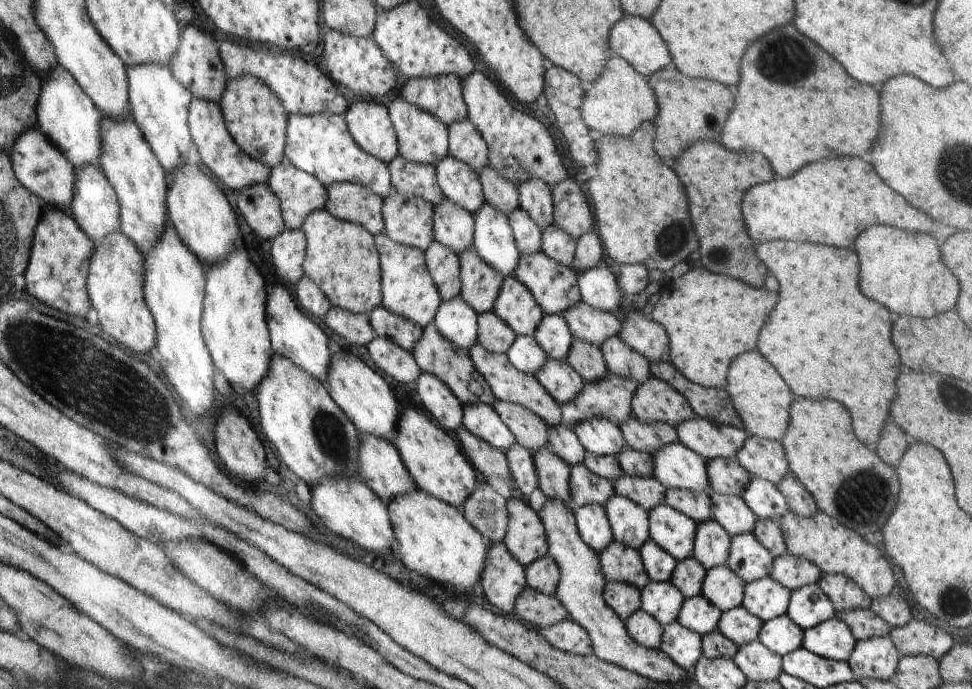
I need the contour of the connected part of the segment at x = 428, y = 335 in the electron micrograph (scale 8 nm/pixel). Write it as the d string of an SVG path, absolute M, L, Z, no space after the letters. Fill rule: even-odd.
M432 322L423 326L422 336L419 342L415 344L411 352L415 358L416 364L421 368L421 372L429 372L437 376L446 386L456 395L456 398L464 405L476 403L494 404L495 396L488 384L483 383L484 390L480 396L474 394L468 388L470 380L481 380L472 359L469 357L469 352L465 348L457 347L454 343L450 343L448 339L444 338L440 332L437 331L437 326Z

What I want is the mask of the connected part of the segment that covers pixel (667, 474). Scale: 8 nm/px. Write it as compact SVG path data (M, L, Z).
M678 440L655 452L653 476L666 489L678 488L696 494L706 491L711 494L706 465L707 462L702 456Z

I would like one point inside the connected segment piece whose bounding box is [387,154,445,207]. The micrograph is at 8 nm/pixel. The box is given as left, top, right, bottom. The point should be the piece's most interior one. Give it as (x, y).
(410, 179)

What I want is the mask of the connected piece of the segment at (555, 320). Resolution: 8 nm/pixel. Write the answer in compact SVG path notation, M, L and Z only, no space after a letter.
M561 313L544 314L533 337L547 356L555 359L565 358L574 339L566 319Z

